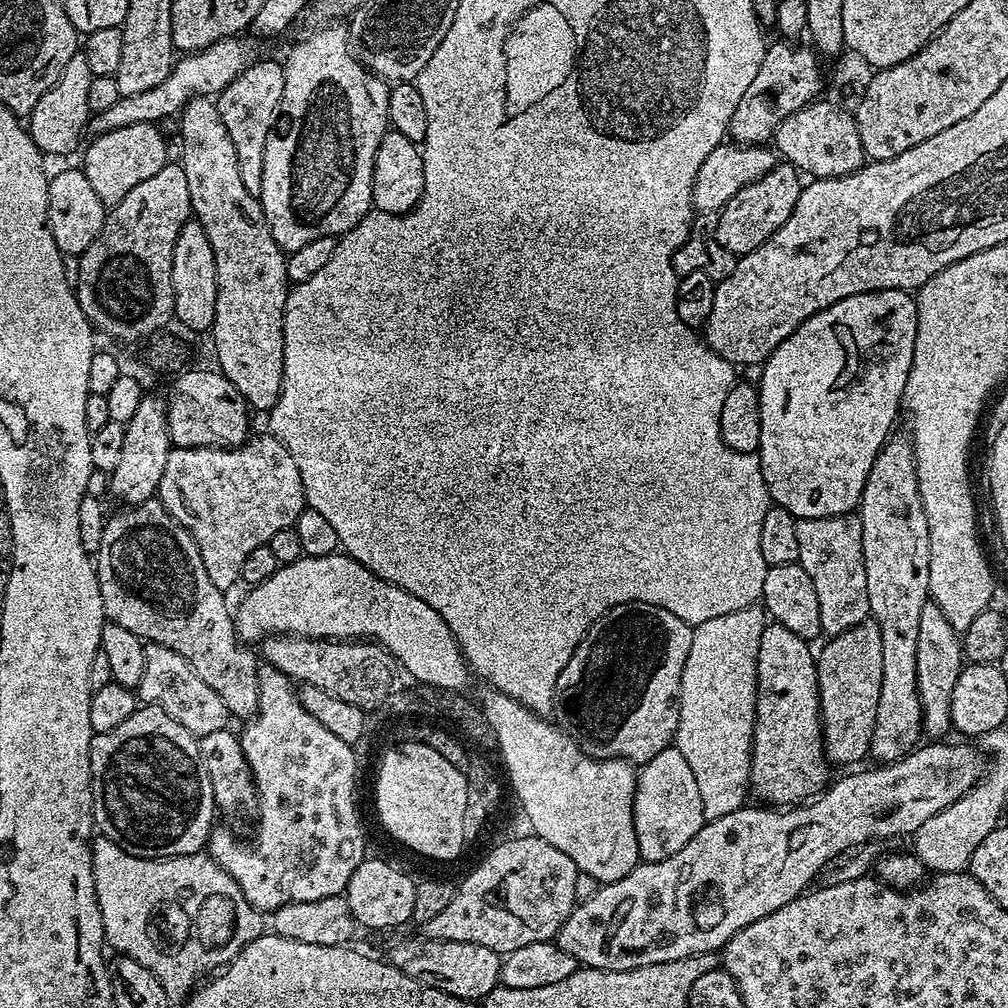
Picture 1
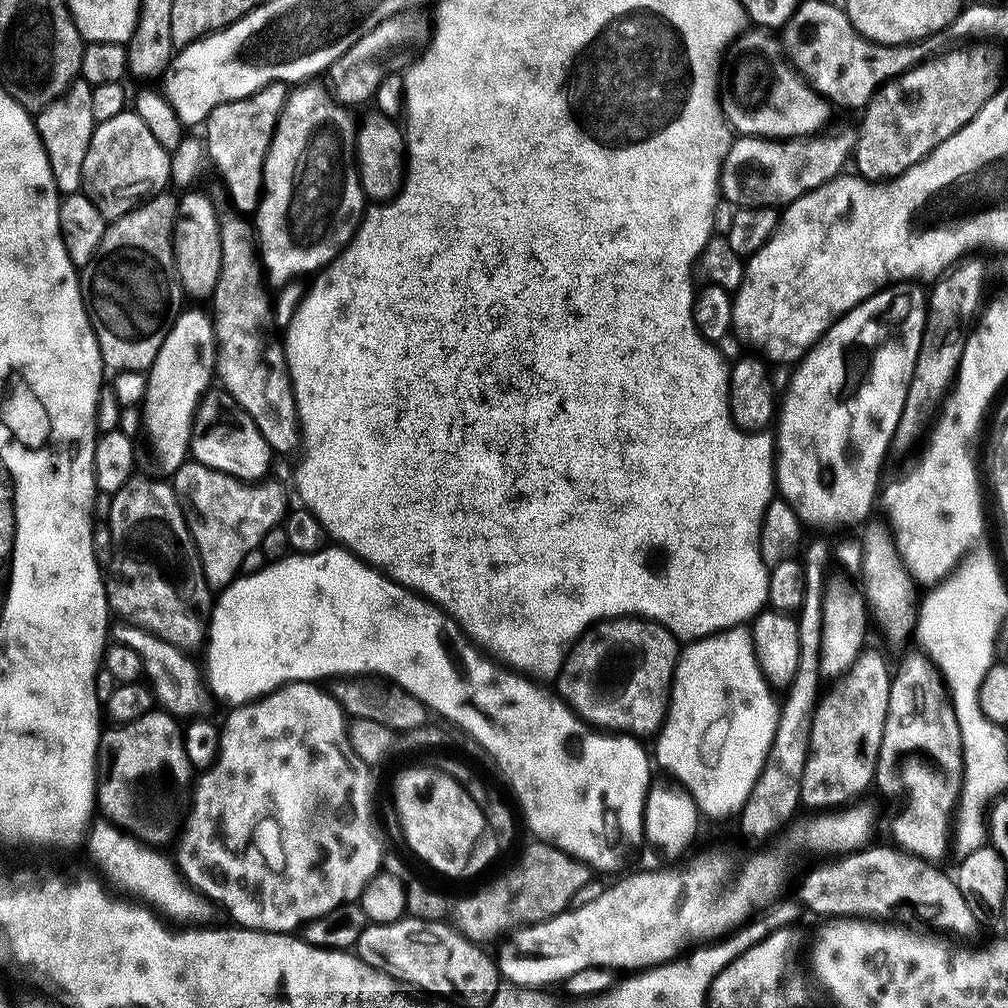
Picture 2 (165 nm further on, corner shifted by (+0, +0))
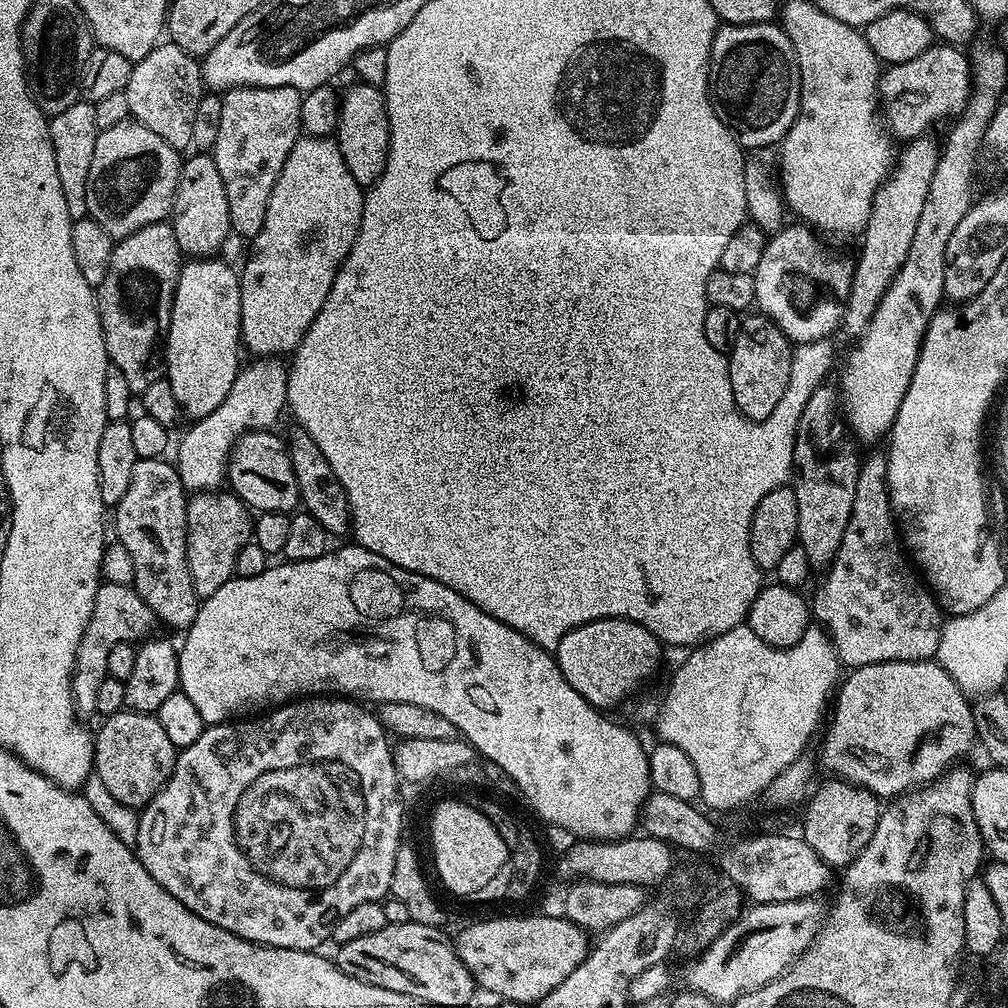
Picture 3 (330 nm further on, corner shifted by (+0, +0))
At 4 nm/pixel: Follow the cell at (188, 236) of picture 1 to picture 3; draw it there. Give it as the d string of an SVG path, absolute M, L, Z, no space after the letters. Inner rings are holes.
M210 154L192 156L180 165L180 177L172 203L170 223L174 230L174 238L178 242L181 253L188 258L212 258L224 244L224 239L232 232L230 222L230 206L226 206L226 186L222 186L222 174L218 174L218 166Z

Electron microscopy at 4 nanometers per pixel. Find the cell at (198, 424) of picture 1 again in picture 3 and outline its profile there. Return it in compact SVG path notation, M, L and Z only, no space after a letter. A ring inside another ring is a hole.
M272 430L247 432L232 448L228 458L226 484L229 489L248 505L249 509L261 512L297 511L300 504L298 482L294 478L294 466L290 462L290 451L286 440Z

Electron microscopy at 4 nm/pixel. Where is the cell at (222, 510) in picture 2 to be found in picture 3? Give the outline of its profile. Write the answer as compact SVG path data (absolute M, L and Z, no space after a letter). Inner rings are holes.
M213 490L188 496L188 565L197 596L214 594L218 586L233 579L234 558L252 540L252 522L248 505L231 491Z

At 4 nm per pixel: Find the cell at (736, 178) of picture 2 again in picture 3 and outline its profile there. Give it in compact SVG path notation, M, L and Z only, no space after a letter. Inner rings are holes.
M947 42L933 43L910 62L889 64L880 73L880 94L883 107L888 107L886 124L900 142L911 142L923 137L935 124L951 121L964 111L972 94L972 66L957 45Z

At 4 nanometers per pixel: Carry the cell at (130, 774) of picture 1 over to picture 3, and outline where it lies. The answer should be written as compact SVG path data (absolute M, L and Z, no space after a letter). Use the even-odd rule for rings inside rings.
M121 710L103 717L102 723L94 732L94 774L122 806L142 810L168 783L178 750L162 730L162 722L147 712Z

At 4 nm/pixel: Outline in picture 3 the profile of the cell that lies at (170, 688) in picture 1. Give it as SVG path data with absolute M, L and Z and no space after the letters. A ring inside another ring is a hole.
M101 583L94 598L94 610L90 614L90 622L80 639L76 665L72 671L72 702L77 713L84 714L90 708L90 698L95 697L98 686L102 686L108 675L106 654L115 644L135 645L145 638L151 637L154 613L146 602L137 594L131 584L118 586L117 584Z

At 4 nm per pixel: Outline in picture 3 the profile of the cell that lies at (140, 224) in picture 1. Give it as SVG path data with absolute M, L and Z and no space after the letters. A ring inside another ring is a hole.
M171 223L142 226L142 230L119 237L113 243L110 262L106 266L106 278L102 278L102 282L95 289L96 309L100 315L100 325L111 367L122 370L122 374L126 374L126 382L130 382L134 390L143 390L150 382L161 379L162 360L161 357L160 360L156 357L156 347L159 344L161 347L162 338L168 335L172 299L181 267L182 253L174 238Z

